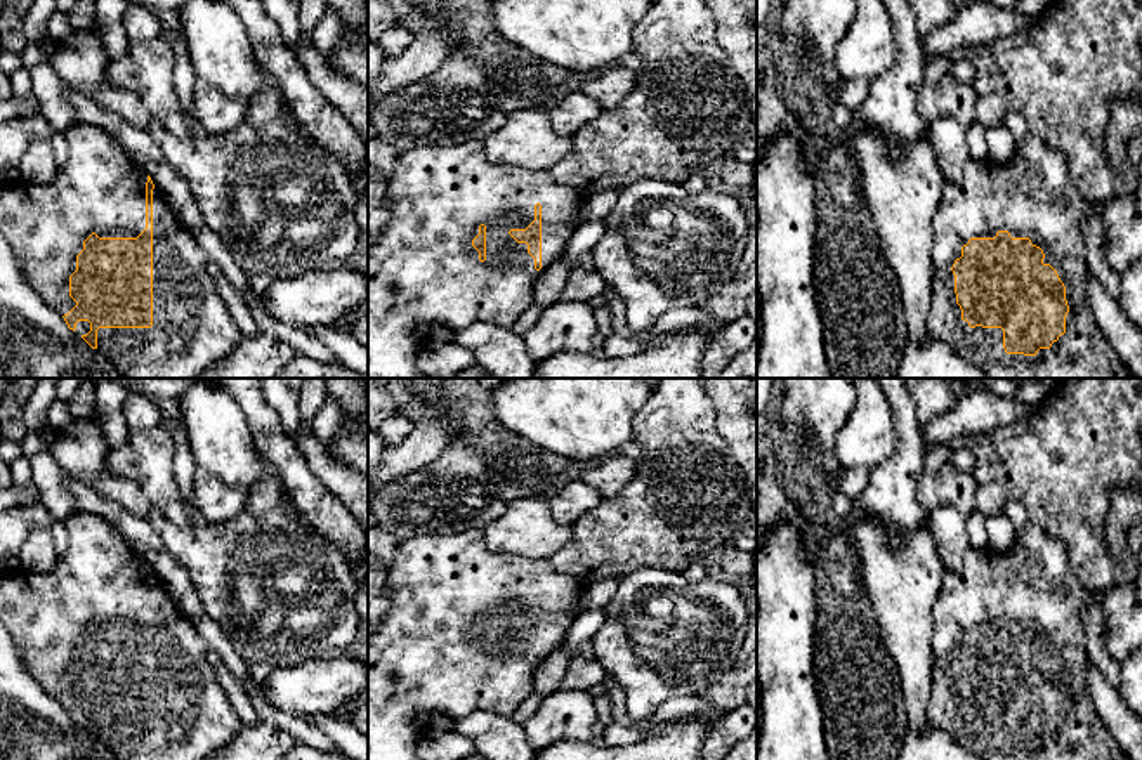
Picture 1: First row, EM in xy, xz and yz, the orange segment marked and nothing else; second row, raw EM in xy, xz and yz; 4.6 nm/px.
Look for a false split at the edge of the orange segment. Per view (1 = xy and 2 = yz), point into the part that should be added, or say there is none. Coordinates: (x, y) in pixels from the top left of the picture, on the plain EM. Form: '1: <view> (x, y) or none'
1: xy (101, 578)
2: yz (1033, 585)

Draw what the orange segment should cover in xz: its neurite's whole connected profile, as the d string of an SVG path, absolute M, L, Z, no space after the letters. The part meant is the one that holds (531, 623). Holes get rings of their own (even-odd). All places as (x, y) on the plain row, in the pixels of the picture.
M465 529L456 534L422 534L399 543L394 564L389 569L391 609L377 632L368 635L368 760L420 760L418 739L430 729L434 713L453 720L465 718L474 711L491 711L512 718L514 711L533 694L535 670L568 639L569 628L581 613L585 585L574 576L555 571L550 560L535 560L524 555L496 554L486 547L482 531Z

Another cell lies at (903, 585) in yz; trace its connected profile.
M859 515L850 521L850 526L861 547L861 573L880 637L899 670L908 729L925 732L929 729L927 704L930 699L934 670L934 602L939 597L944 576L934 536L927 521L913 533L902 533L899 527L882 522L873 515Z

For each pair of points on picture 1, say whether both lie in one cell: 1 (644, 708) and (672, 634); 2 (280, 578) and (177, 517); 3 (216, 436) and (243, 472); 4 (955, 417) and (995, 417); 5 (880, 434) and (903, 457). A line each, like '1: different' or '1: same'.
1: same
2: different
3: same
4: same
5: different

